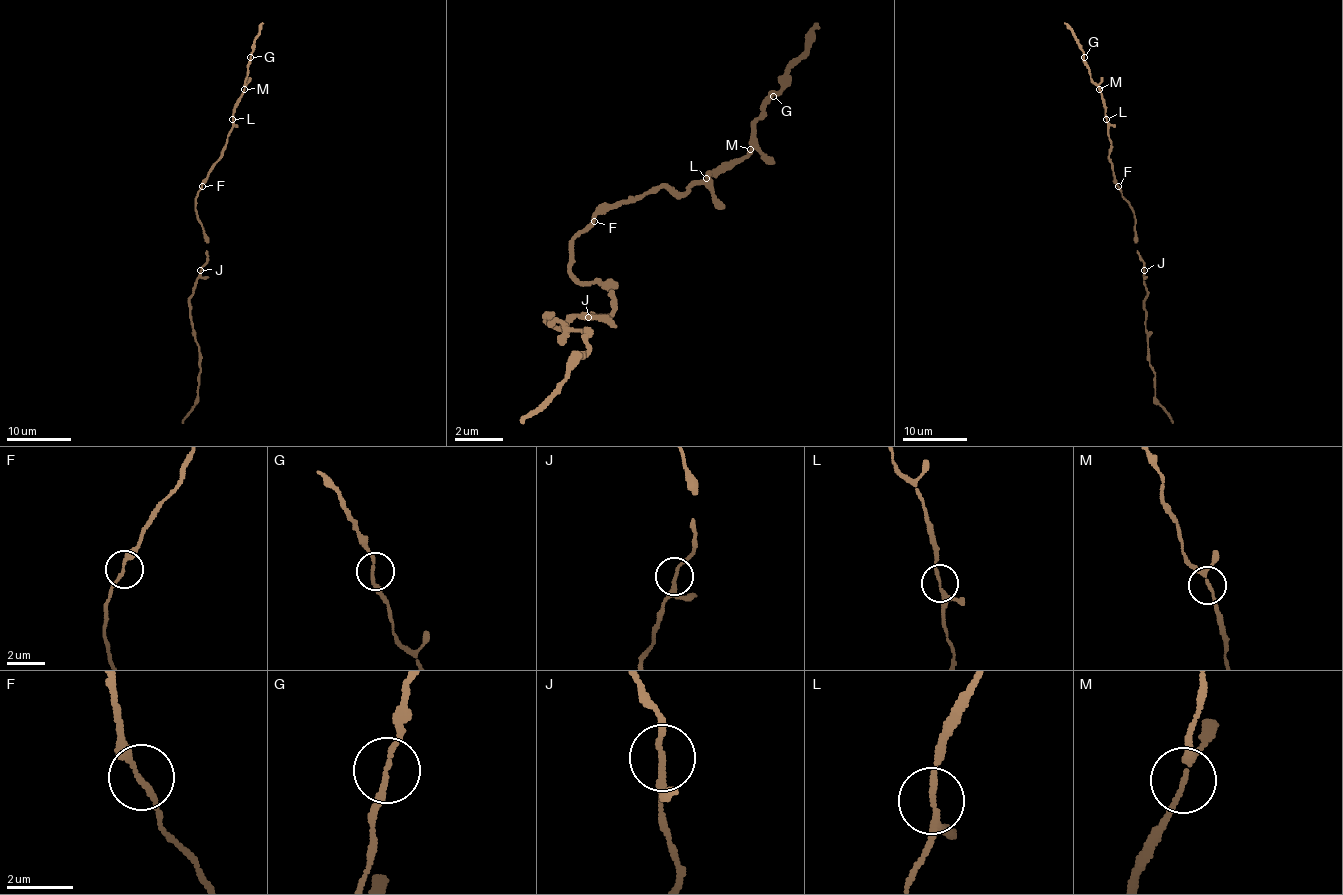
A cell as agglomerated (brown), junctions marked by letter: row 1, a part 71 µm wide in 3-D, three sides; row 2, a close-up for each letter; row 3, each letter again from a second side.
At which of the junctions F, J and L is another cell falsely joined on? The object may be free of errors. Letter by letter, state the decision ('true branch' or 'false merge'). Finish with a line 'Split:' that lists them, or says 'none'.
F: true branch
J: true branch
L: true branch
Split: none

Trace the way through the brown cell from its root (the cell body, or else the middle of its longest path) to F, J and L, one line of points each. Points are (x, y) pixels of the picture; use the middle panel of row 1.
F: (576, 281), (571, 275), (571, 239), (594, 221)
J: (576, 281), (606, 281), (612, 287), (612, 311), (606, 317), (588, 317)
L: (576, 281), (571, 275), (571, 239), (594, 215), (660, 185), (678, 197), (708, 179)

